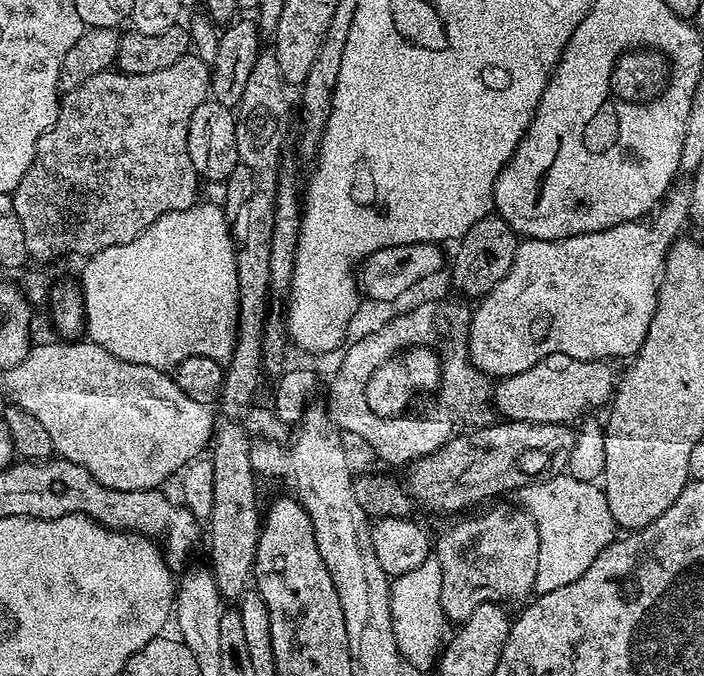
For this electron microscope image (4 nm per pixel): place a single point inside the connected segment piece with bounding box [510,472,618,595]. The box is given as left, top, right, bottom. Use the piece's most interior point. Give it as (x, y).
(574, 523)

